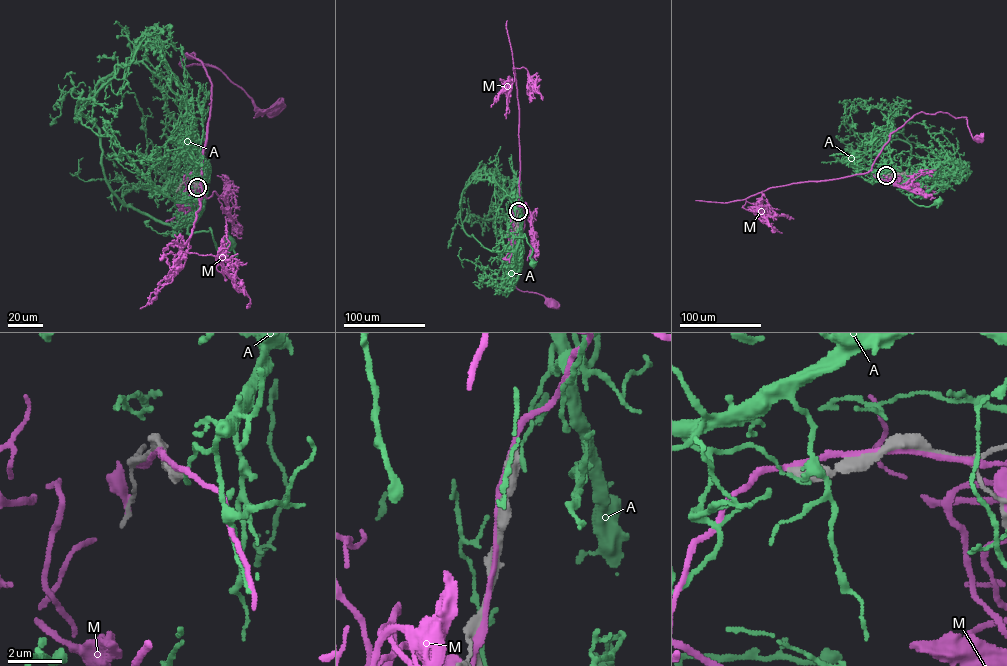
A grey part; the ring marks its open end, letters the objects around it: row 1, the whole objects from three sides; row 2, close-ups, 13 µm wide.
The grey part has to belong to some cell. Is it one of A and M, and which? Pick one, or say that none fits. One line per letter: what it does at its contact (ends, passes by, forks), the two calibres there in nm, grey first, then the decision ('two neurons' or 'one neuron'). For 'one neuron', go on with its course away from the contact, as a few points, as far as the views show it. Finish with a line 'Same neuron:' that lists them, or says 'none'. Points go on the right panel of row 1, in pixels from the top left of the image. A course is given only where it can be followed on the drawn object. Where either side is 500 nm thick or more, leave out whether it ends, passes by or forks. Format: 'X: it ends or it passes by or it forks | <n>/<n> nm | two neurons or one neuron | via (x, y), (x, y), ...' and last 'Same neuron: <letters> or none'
A: 500/150 nm | two neurons
M: 550/190 nm | two neurons
Same neuron: none

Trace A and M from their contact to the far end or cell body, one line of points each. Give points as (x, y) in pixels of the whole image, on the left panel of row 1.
A: (198, 187), (204, 177), (204, 207), (187, 233), (210, 228), (215, 246), (227, 253), (224, 249), (228, 242)
M: (198, 186), (201, 196), (211, 85), (187, 53), (194, 54), (182, 67), (215, 66), (261, 110), (273, 110)

